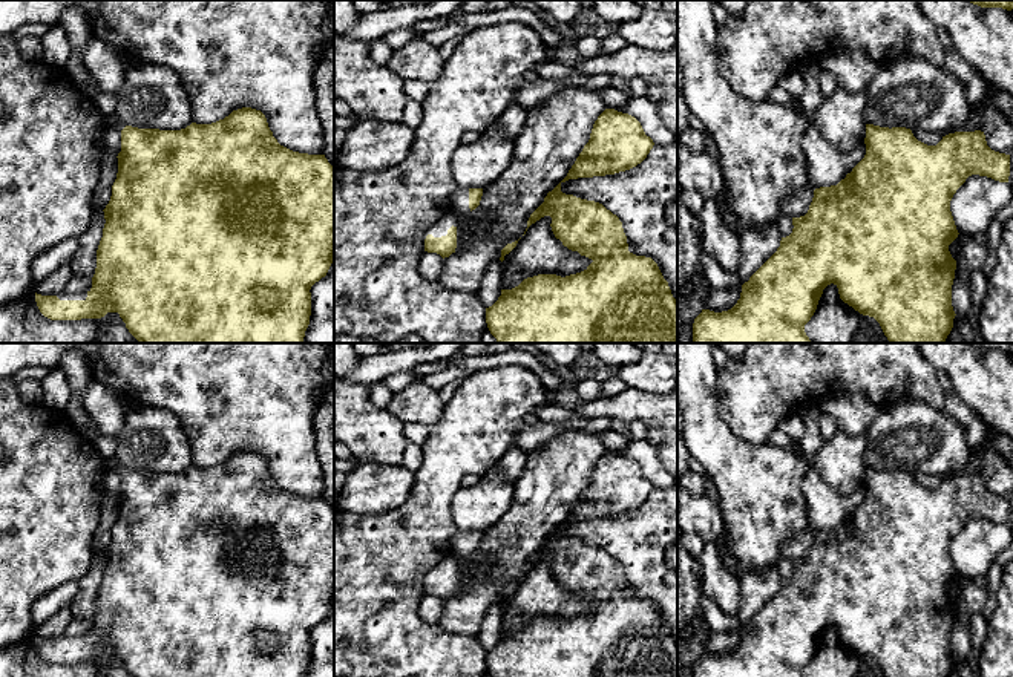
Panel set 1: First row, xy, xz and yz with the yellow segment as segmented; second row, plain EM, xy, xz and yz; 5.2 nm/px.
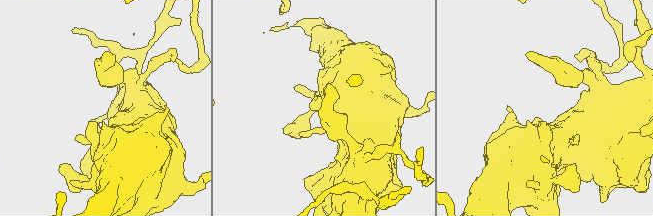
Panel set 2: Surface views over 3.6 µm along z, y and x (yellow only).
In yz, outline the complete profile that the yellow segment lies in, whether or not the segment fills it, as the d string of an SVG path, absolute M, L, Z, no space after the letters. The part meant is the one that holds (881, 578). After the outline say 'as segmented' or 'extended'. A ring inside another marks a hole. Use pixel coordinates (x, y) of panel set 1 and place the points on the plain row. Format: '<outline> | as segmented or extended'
M866 467L866 498L837 528L820 530L814 533L814 541L805 559L792 561L792 576L782 581L777 594L742 628L737 646L722 656L702 652L694 662L693 677L806 677L805 668L814 659L823 633L834 626L838 631L840 642L863 659L874 660L884 677L950 677L953 671L955 654L952 649L952 628L955 622L956 603L949 594L949 588L958 581L958 573L950 554L950 544L956 533L972 518L987 519L999 525L1008 525L1010 498L992 493L987 489L985 478L981 473L955 475L943 479L936 489L927 489L918 484L910 472L880 470Z | as segmented

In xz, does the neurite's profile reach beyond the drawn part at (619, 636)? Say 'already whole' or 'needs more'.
already whole

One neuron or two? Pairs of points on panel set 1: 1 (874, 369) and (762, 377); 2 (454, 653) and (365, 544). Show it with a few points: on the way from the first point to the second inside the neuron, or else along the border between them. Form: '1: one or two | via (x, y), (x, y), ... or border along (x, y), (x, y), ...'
1: one | via (846, 369), (790, 369)
2: one | via (423, 636), (397, 610), (396, 599), (371, 575)

